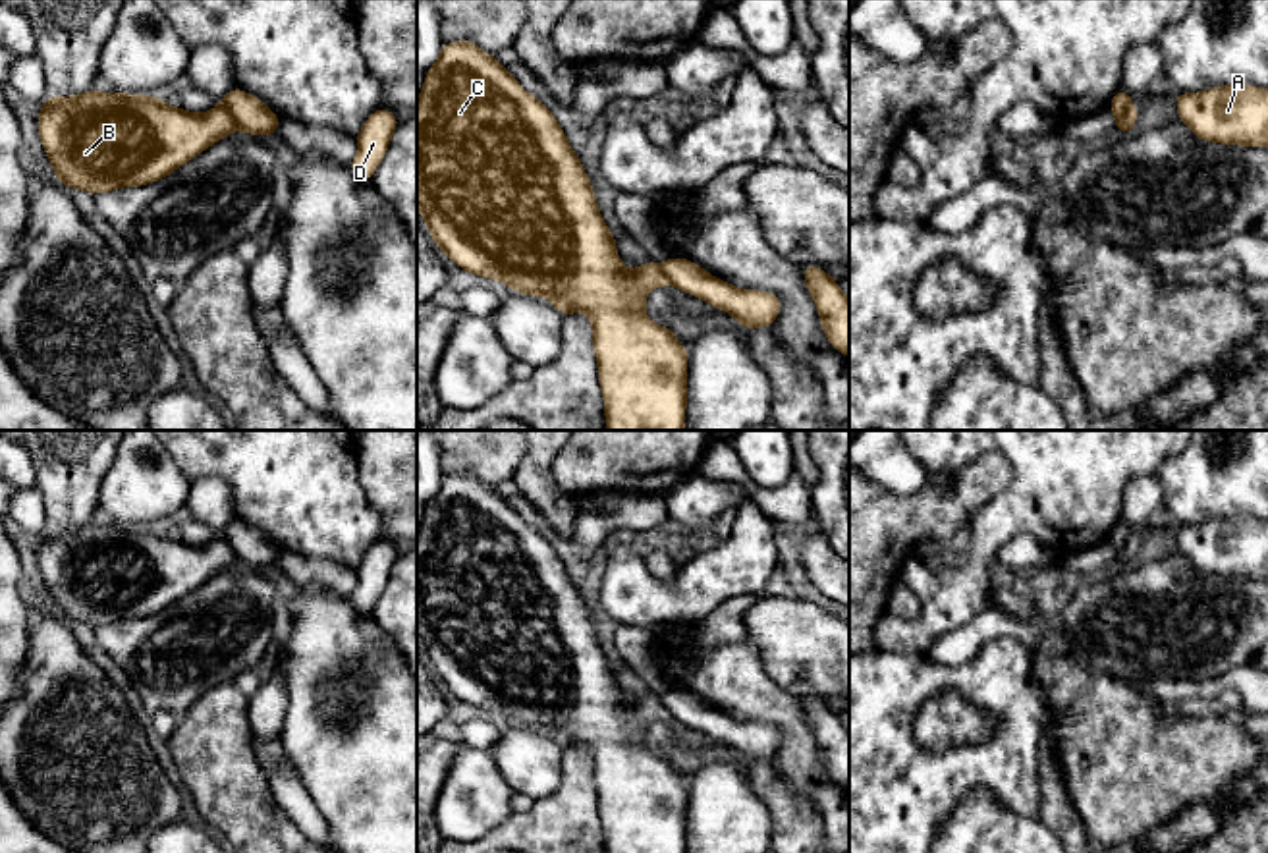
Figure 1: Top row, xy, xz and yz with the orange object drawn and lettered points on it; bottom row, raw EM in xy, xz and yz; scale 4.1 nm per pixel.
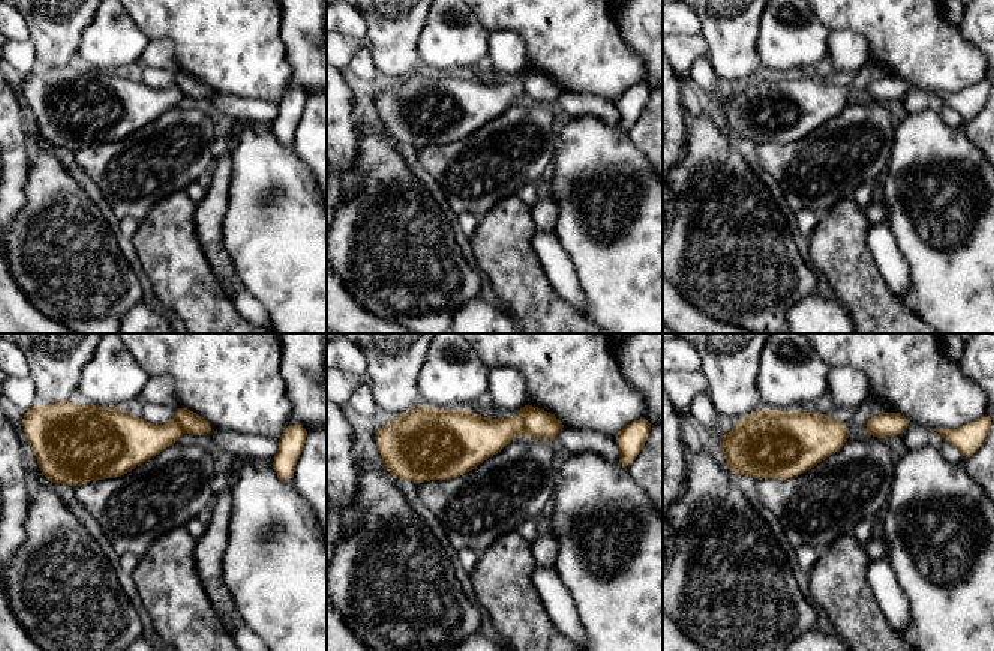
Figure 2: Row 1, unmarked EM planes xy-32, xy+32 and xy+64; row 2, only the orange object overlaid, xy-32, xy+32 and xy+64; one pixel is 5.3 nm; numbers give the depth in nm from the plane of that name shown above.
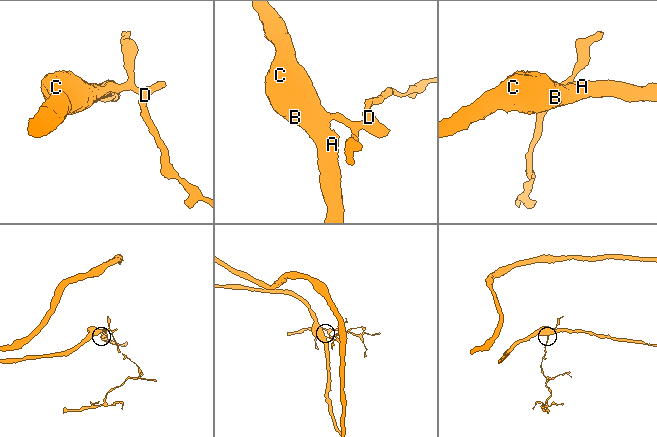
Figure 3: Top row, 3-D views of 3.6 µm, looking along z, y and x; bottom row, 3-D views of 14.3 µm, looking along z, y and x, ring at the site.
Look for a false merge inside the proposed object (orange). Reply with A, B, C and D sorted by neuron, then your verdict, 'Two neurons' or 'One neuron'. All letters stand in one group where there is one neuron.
Groups: A B C / D. Two neurons

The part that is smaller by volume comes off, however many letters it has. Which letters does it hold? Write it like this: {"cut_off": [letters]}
{"cut_off": ["D"]}

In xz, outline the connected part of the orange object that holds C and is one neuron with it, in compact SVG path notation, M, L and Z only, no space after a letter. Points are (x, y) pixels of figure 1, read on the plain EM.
M469 471L444 475L434 498L425 504L425 517L419 523L417 533L417 643L421 645L425 658L430 662L432 674L459 701L475 708L502 714L515 726L546 729L562 745L562 749L573 745L589 747L606 853L685 853L689 784L675 770L670 758L654 757L645 743L648 724L652 720L668 718L666 706L654 693L647 693L633 702L623 699L616 681L616 668L606 658L598 643L598 633L593 623L591 610L583 600L577 585L567 575L560 554L537 529L527 525L502 496L496 494L494 486L484 484Z

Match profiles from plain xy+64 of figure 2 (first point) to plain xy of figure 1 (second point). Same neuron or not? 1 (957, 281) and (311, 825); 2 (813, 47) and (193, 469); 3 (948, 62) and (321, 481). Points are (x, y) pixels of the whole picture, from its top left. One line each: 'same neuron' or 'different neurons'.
1: different neurons
2: different neurons
3: same neuron

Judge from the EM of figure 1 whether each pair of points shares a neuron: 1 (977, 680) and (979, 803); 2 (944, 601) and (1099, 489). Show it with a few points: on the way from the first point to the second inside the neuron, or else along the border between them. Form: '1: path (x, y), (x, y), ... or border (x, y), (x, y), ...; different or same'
1: border (1018, 813), (987, 790), (973, 788), (944, 817); different
2: path (979, 558), (985, 543), (1033, 495), (1056, 493); same

